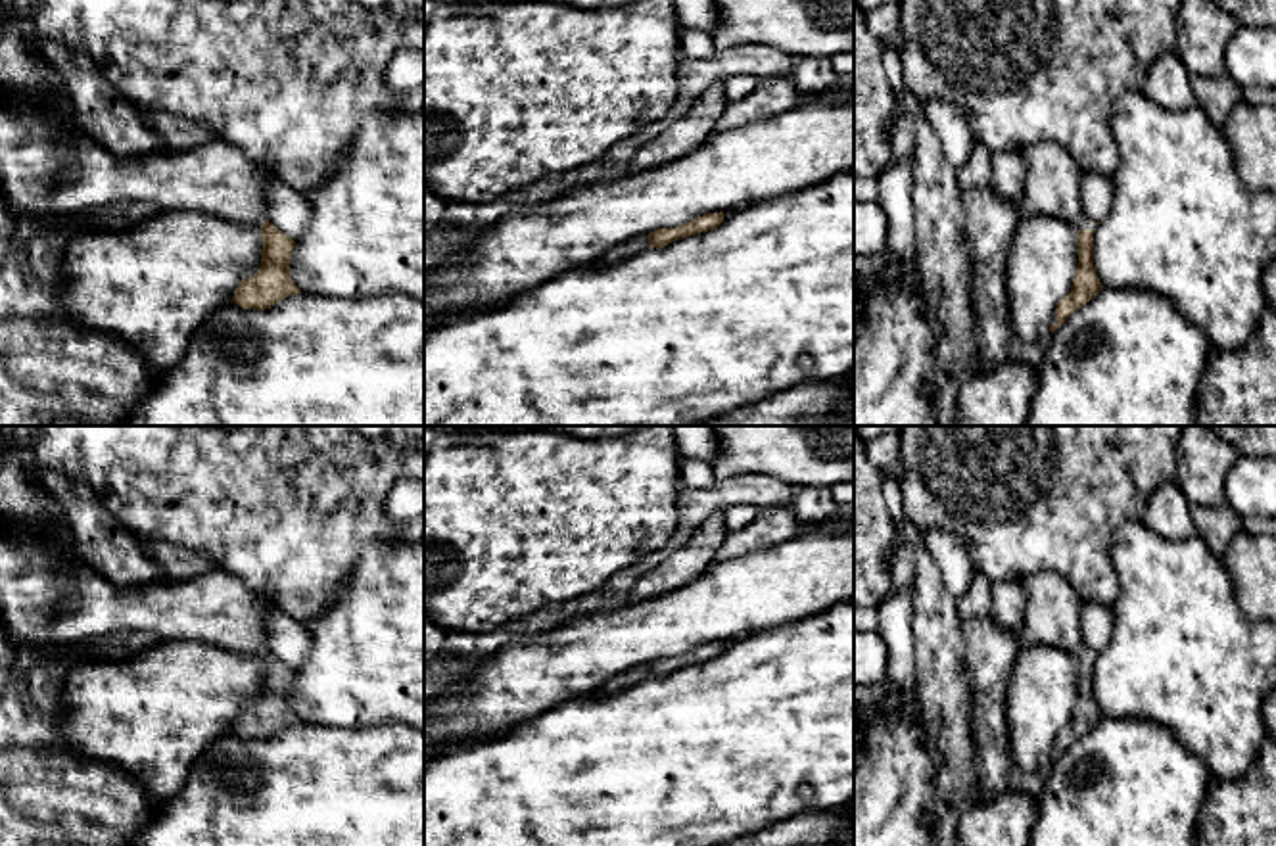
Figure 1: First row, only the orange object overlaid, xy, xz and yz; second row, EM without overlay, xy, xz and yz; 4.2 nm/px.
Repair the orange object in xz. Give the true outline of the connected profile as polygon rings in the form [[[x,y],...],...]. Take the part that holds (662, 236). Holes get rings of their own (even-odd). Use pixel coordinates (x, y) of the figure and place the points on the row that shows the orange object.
[[[723,211],[720,213],[706,213],[702,217],[697,217],[681,226],[675,228],[658,228],[650,232],[649,236],[626,240],[618,244],[612,251],[608,251],[603,259],[589,265],[591,269],[604,269],[618,265],[637,253],[647,251],[649,247],[664,247],[675,240],[683,240],[687,236],[695,236],[700,232],[708,232],[718,228],[723,223]]]

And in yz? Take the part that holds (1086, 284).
[[[1082,217],[1078,228],[1078,267],[1071,292],[1055,307],[1055,317],[1048,332],[1057,330],[1065,320],[1101,292],[1101,282],[1094,269],[1094,232],[1096,221]]]

